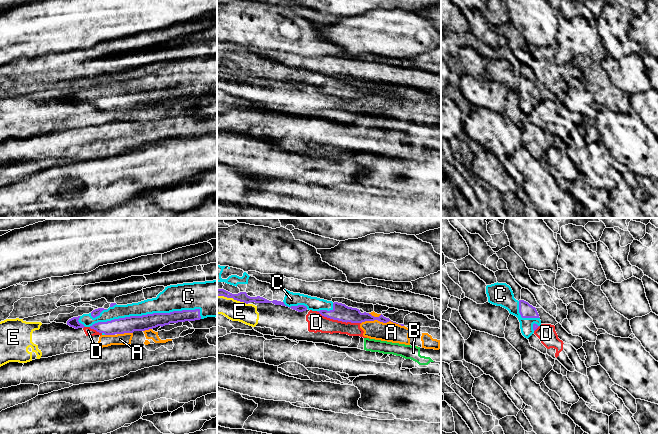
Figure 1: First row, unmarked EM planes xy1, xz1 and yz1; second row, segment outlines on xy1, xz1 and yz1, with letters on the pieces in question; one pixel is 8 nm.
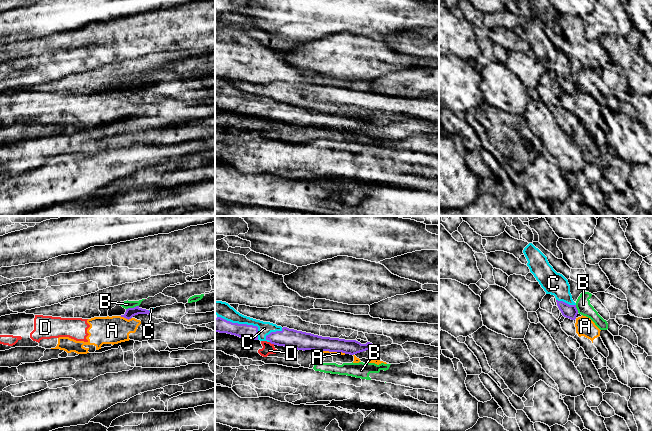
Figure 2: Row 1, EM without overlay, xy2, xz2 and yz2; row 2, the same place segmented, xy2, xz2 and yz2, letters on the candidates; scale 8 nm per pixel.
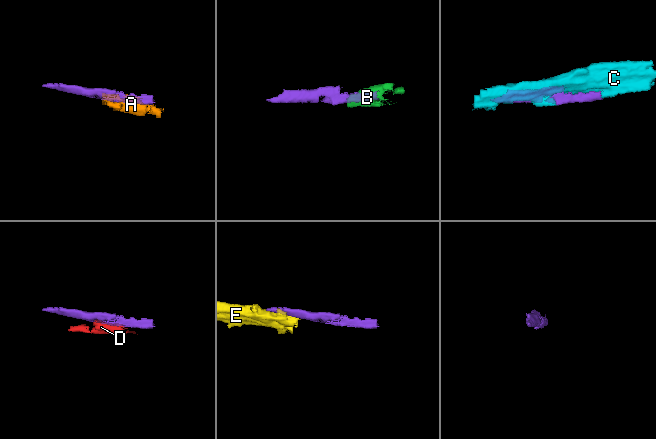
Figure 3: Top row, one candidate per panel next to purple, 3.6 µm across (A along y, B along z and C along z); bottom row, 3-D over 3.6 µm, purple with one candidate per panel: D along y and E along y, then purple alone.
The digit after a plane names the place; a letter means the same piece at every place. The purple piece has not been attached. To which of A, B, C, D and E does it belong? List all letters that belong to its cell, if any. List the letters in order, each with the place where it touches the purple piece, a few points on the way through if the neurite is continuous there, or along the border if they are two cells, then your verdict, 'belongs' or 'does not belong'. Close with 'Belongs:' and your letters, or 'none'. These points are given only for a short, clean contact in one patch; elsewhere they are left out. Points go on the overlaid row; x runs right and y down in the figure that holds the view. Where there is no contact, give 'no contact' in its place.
A: xz1 (382, 321) | does not belong
B: xy2 (132, 308) | along xy2 (138, 305), (126, 309) | does not belong
C: xy1 (147, 314) | belongs
D: xz1 (338, 320) | along xz1 (316, 311), (333, 319), (360, 323) | does not belong
E: xz1 (232, 297) | along xz1 (217, 295), (232, 297), (247, 304) | does not belong
Belongs: C

